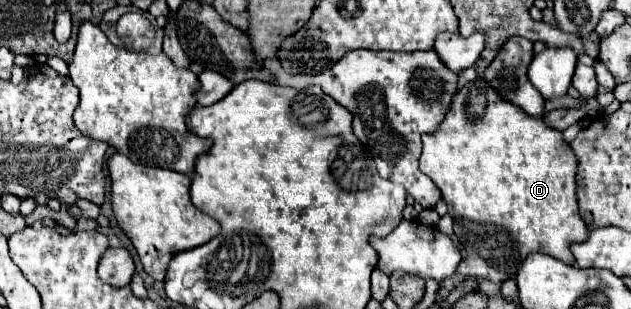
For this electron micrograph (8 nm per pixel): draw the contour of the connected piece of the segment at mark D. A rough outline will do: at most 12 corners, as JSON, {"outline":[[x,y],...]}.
{"outline":[[460,88],[422,144],[468,254],[502,284],[588,228],[562,132]]}

